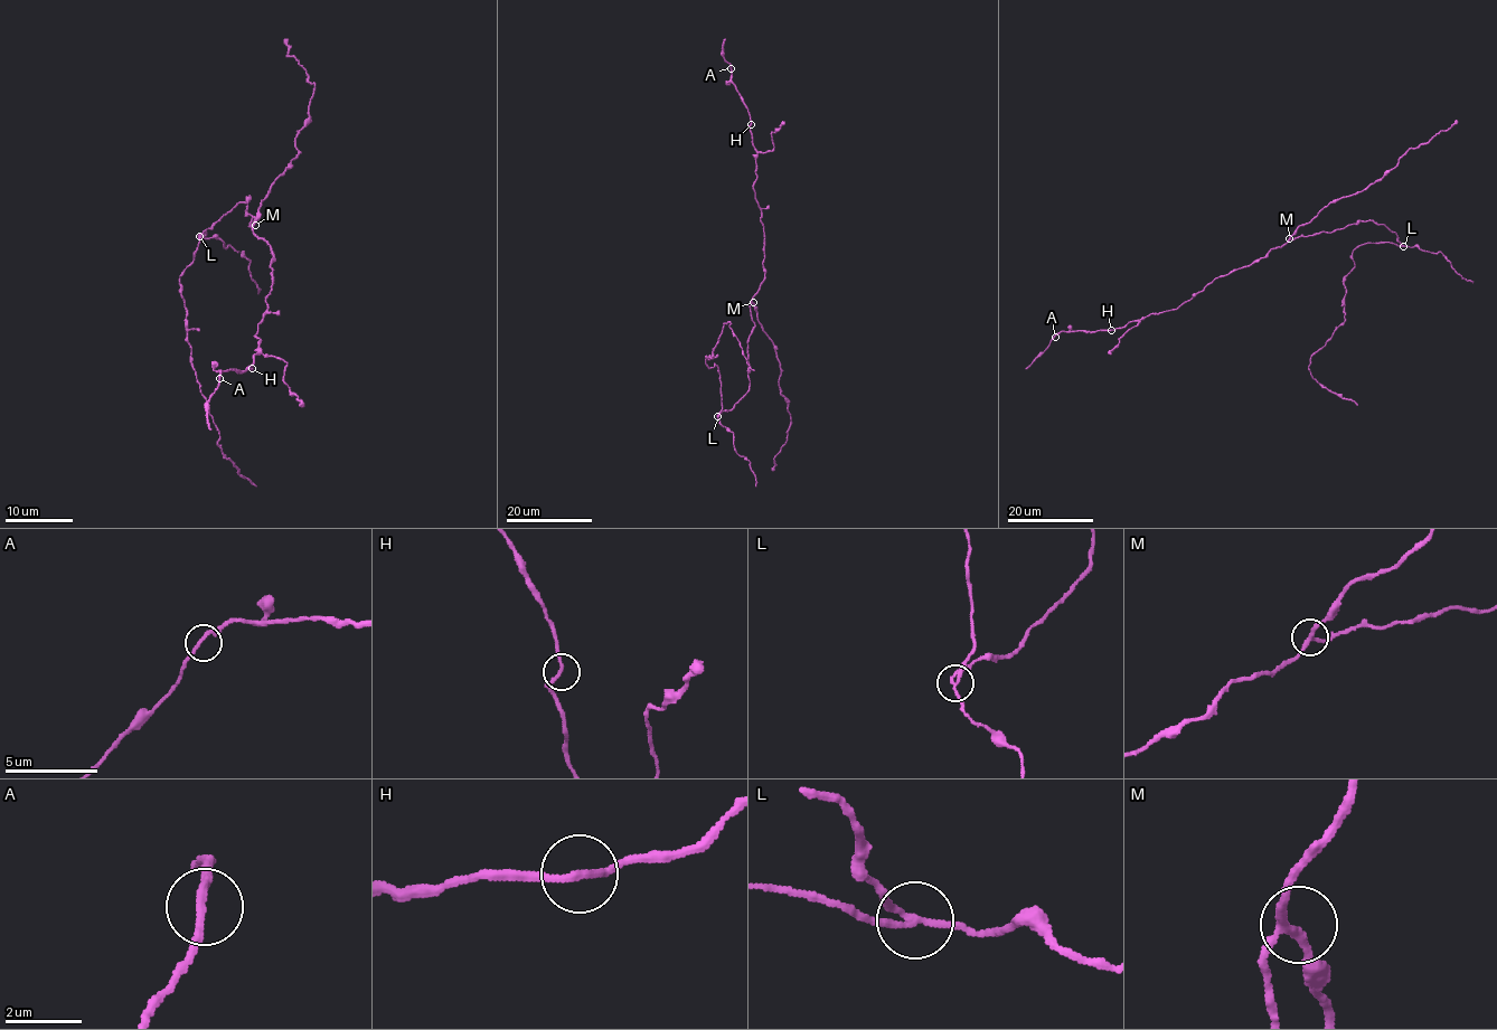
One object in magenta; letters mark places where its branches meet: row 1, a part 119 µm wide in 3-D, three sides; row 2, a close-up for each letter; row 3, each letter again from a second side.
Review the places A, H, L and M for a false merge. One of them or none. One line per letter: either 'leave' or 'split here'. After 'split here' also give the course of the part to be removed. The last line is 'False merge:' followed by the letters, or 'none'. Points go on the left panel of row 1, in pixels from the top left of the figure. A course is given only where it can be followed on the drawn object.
A: leave
H: leave
L: split here; foreign part runs (199, 236), (205, 229), (195, 257), (179, 277), (186, 341), (218, 444), (242, 476), (257, 487)
M: leave
False merge: L

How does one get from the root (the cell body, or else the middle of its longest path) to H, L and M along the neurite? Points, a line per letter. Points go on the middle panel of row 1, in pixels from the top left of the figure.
H: (747, 340), (754, 325), (751, 299), (764, 279), (764, 227), (753, 189), (756, 151), (749, 129), (751, 124)
L: (747, 340), (749, 389), (732, 409), (718, 416)
M: (747, 340), (754, 325), (750, 311), (753, 302)

